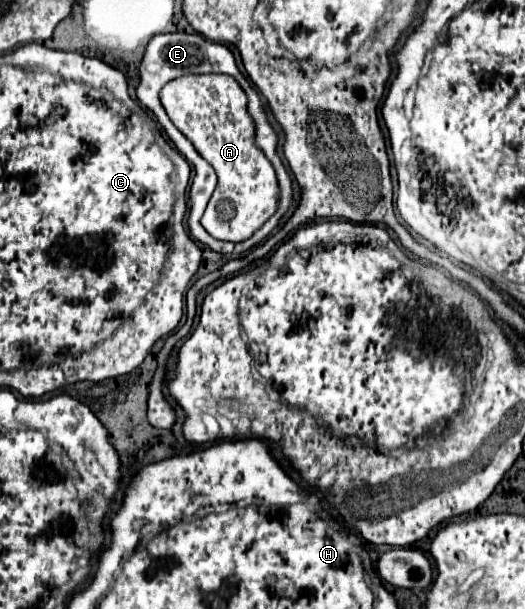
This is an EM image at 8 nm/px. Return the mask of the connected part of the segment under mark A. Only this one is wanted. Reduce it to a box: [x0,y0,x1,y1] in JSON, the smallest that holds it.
[160,75,278,243]

